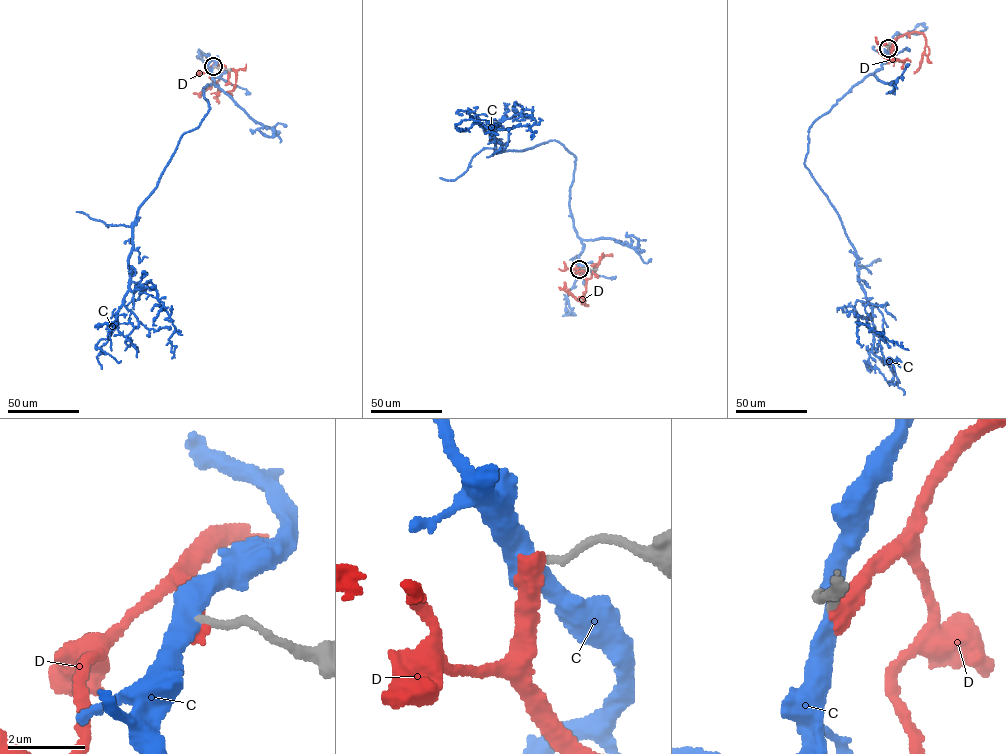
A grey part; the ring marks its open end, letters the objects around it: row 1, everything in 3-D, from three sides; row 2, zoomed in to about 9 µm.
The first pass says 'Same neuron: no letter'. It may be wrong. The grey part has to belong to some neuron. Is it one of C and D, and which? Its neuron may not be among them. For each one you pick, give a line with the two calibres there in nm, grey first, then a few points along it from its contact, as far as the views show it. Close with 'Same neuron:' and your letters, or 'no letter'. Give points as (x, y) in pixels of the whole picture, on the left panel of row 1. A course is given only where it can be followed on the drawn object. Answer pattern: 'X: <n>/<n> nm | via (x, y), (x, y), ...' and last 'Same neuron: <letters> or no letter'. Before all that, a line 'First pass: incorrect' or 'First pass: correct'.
First pass: correct
Same neuron: no letter

